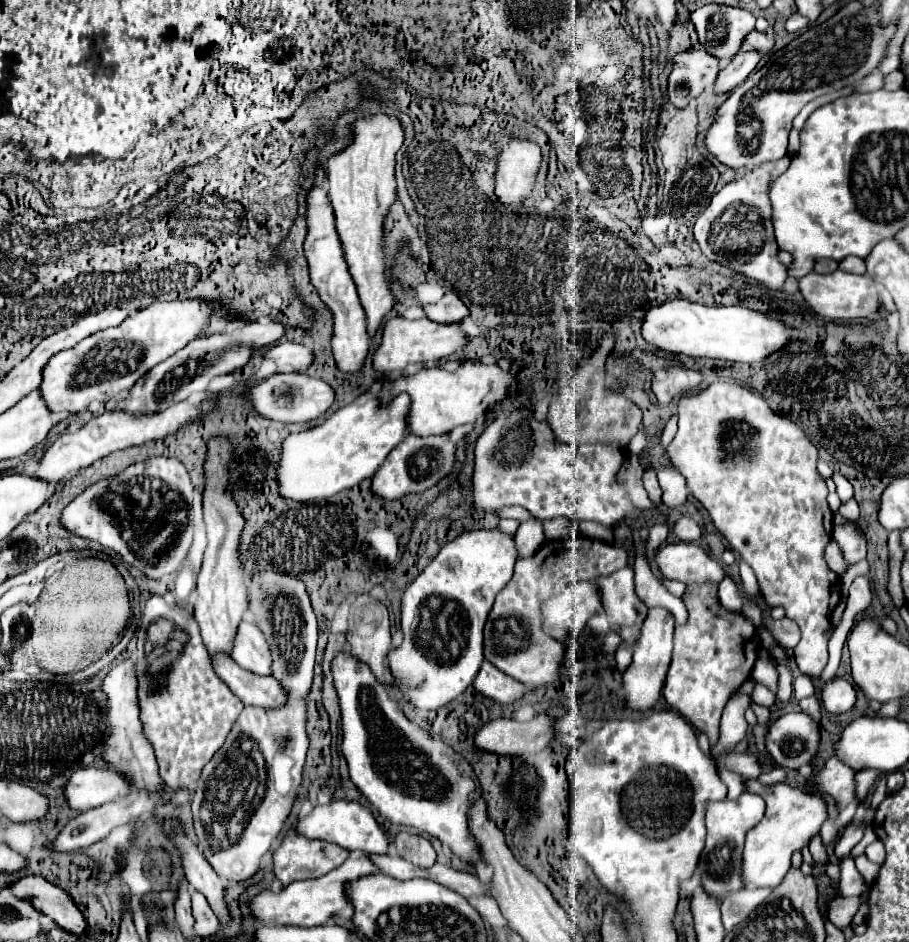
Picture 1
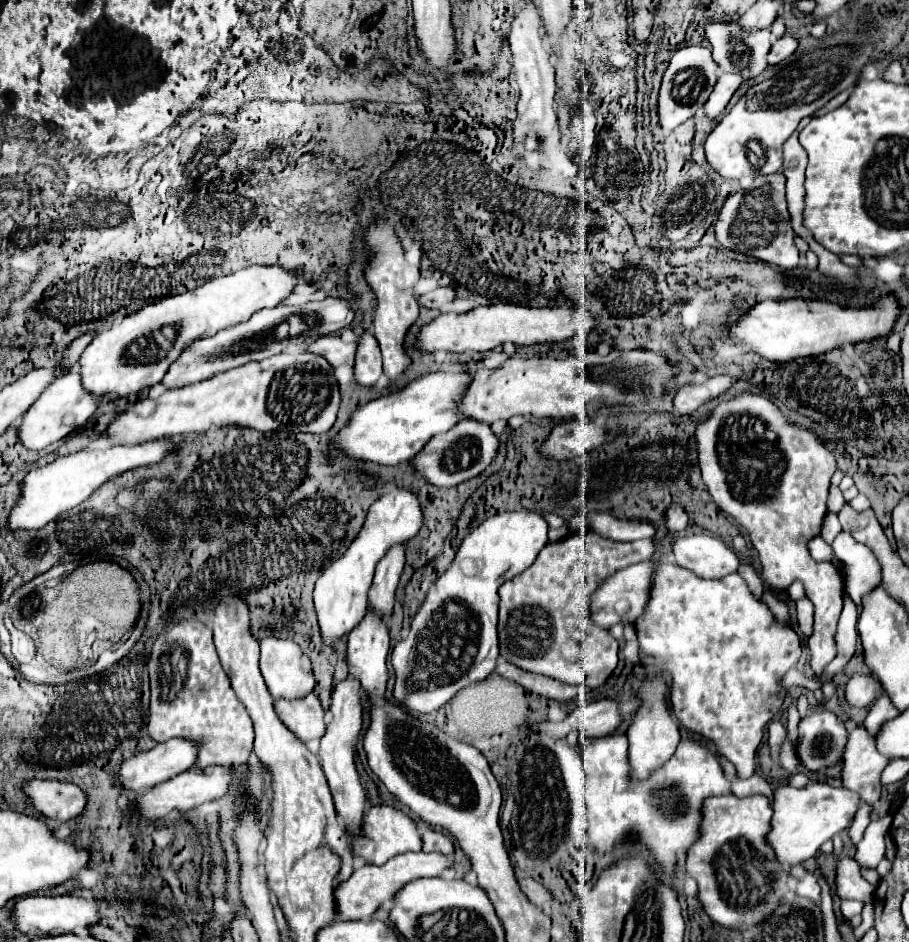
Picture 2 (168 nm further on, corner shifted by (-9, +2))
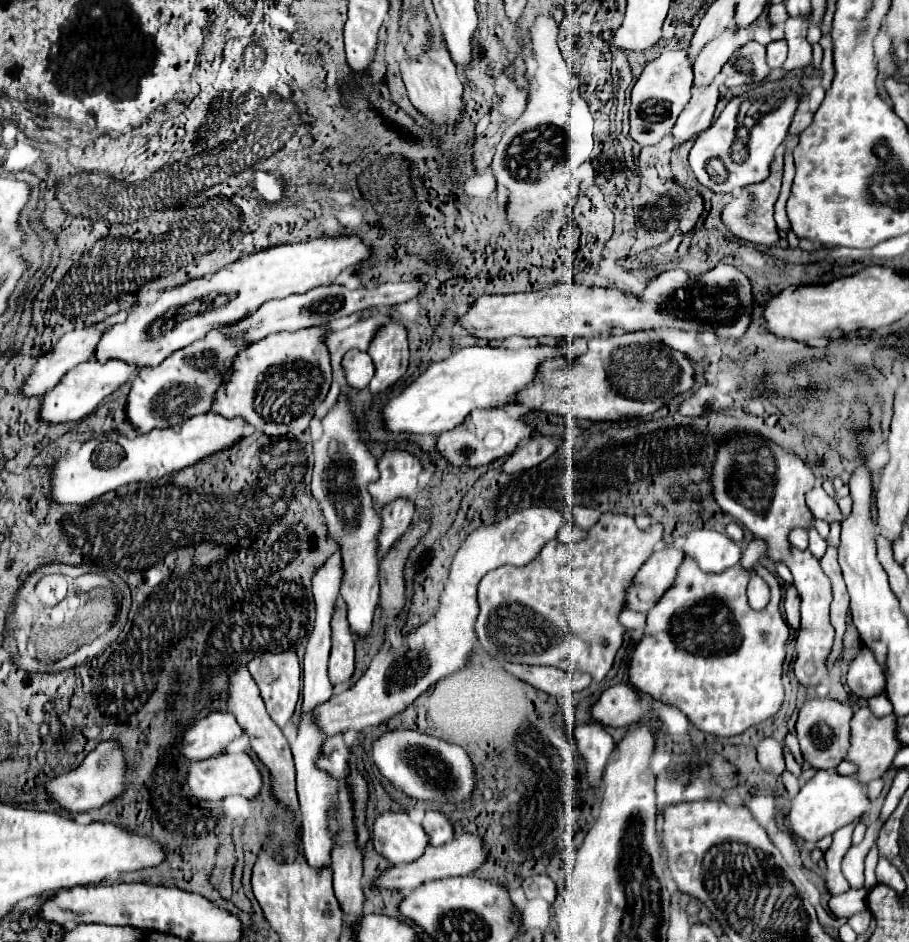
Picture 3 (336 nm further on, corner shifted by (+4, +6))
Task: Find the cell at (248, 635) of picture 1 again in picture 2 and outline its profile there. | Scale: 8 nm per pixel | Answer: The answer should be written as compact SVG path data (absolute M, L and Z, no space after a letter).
M268 636L268 638L260 640L260 672L264 676L264 682L270 690L270 694L276 698L290 698L290 700L302 698L315 688L308 656L304 656L302 650L290 640L282 640L276 636Z

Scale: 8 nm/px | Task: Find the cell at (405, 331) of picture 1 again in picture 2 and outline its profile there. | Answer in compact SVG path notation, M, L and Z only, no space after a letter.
M514 304L478 306L464 314L440 314L432 322L424 324L416 334L416 348L420 352L486 352L494 350L504 342L514 344L538 344L538 342L560 342L574 334L586 336L594 328L594 316L586 308L526 308Z

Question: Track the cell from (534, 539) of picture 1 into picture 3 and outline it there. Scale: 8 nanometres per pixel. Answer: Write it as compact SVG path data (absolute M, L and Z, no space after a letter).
M567 526L559 534L559 540L567 544L575 544L575 540L583 540L583 538L587 538L587 530L581 530L579 526Z

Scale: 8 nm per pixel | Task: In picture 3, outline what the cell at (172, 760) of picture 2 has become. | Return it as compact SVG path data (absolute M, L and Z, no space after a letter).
M227 708L211 712L183 732L183 754L191 760L205 760L223 754L243 734L233 712Z

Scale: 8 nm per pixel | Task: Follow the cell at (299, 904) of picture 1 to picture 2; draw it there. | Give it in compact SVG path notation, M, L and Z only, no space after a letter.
M406 852L400 856L394 856L384 866L364 864L352 872L352 876L344 882L340 882L334 888L336 896L336 920L368 920L372 912L378 908L382 900L392 898L406 882L424 878L424 876L438 876L444 868L450 868L450 858L438 854L438 852Z

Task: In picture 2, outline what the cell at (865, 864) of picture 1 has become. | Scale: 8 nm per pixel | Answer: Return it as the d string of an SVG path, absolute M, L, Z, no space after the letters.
M890 814L870 822L870 826L864 832L864 838L856 844L854 860L862 868L876 868L880 864L880 860L884 858L884 852L886 852L884 838L886 838L886 832L890 828L890 822L892 822Z

